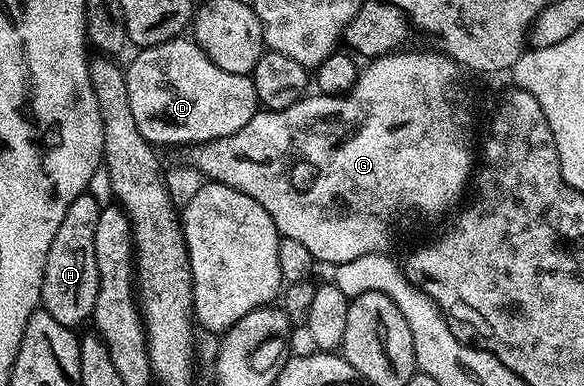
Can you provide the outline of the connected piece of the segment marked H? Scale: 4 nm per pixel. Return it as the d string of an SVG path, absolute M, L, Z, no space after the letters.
M86 192L71 200L71 208L67 208L63 224L59 224L55 240L51 240L43 272L41 306L55 320L59 320L59 324L70 328L77 328L80 322L90 321L99 292L99 264L95 260L95 228L99 225L103 206L91 195L92 193Z

